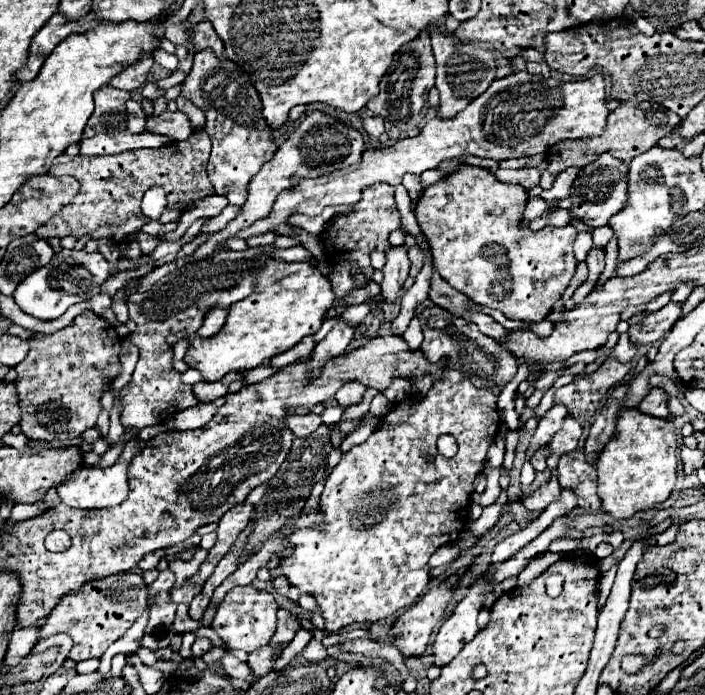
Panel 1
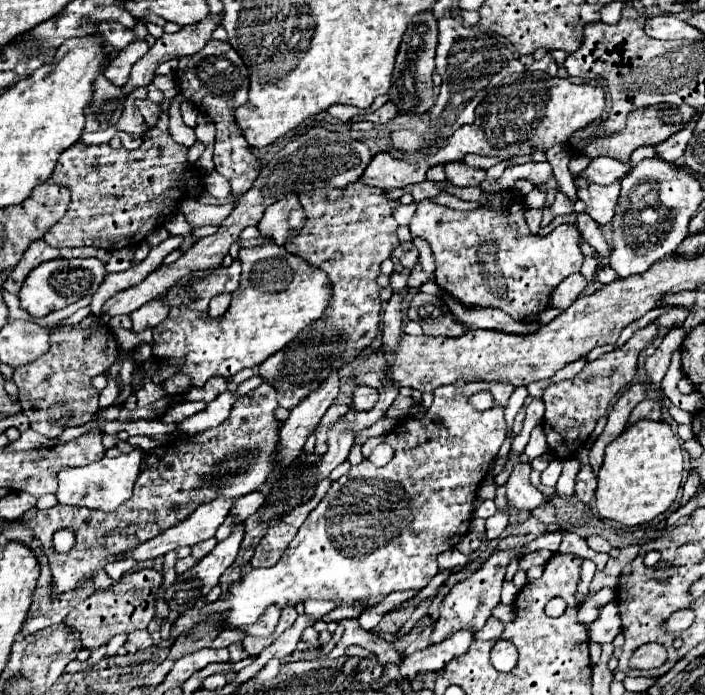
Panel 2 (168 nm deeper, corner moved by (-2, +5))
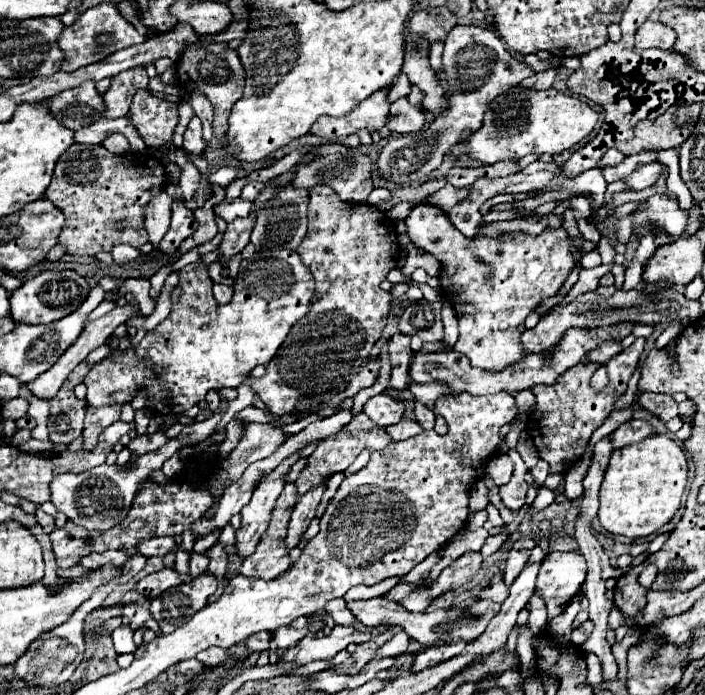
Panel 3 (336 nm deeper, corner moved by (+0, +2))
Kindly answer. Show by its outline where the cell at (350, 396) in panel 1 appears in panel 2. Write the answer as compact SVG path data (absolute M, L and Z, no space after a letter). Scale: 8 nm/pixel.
M357 386L353 392L353 408L355 410L371 410L377 404L379 392L369 386Z

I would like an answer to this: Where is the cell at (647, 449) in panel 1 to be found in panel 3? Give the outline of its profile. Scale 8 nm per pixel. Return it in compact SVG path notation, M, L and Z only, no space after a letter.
M649 435L641 443L615 449L601 485L599 523L613 535L645 537L659 531L679 509L687 483L683 449L667 435Z

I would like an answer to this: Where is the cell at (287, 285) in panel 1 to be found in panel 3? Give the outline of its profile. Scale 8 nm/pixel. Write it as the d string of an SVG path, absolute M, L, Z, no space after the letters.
M281 249L279 253L269 253L267 257L263 257L263 253L255 253L251 259L243 259L241 261L241 265L239 265L239 273L237 273L237 279L235 279L235 297L227 303L227 305L217 305L215 303L215 299L213 299L212 286L213 281L209 277L207 273L208 265L205 263L191 263L191 265L187 265L187 267L183 267L181 269L181 277L179 277L179 285L181 285L181 297L179 297L179 303L177 305L173 305L173 309L171 309L171 313L169 313L169 317L165 319L165 321L161 321L159 325L157 325L157 329L155 331L149 331L149 333L145 333L145 337L141 339L141 343L137 345L137 347L133 347L133 349L127 349L127 351L113 351L107 359L103 359L101 363L97 363L97 365L93 365L91 367L91 371L87 373L87 377L85 377L85 385L87 385L87 397L85 397L85 401L87 401L87 415L85 415L85 429L83 429L83 439L85 439L85 449L87 451L91 451L93 449L93 445L97 443L97 437L99 437L99 433L105 429L105 427L109 427L111 423L115 423L115 421L119 421L119 409L121 409L121 403L125 403L125 401L131 401L133 399L133 395L135 395L135 391L139 389L139 387L145 387L147 391L149 391L149 395L147 395L147 409L151 409L151 411L159 411L159 413L171 413L173 411L173 407L191 407L191 405L197 405L197 401L205 401L205 395L207 395L207 391L209 389L223 389L223 387L237 387L247 375L249 375L249 371L255 367L255 365L267 365L267 361L271 361L271 357L277 353L277 349L281 347L281 343L285 341L285 337L287 337L287 333L291 331L291 327L301 319L301 317L305 317L307 313L309 313L309 309L311 309L311 299L313 299L313 277L311 277L311 271L299 261L299 255L295 253L295 251L291 251L291 249Z

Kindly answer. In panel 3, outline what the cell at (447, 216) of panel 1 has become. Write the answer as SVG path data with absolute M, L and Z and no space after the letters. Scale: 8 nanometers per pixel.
M415 205L407 223L407 235L411 241L435 255L441 261L441 293L451 303L451 307L457 313L459 319L459 339L455 343L455 351L467 355L471 359L471 365L479 369L503 369L523 357L523 347L519 345L519 333L525 329L523 321L525 317L539 307L539 303L551 295L555 295L561 285L565 283L575 259L569 249L569 237L565 229L545 229L541 235L533 237L527 233L507 233L497 239L487 237L463 237L449 221L447 213L443 213L435 205Z

